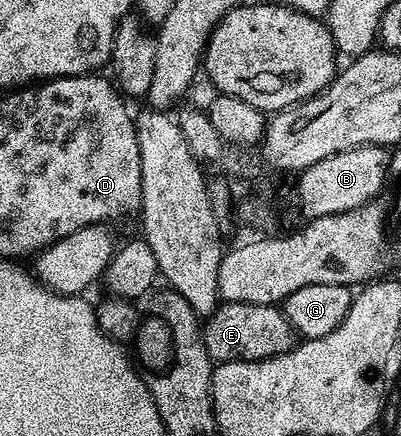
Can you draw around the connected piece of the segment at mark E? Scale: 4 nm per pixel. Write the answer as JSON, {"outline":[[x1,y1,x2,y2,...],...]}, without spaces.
{"outline":[[228,301,206,318,201,329,205,351,212,362,257,361,260,357,275,357,296,344,297,334,287,318,274,305,233,303]]}

